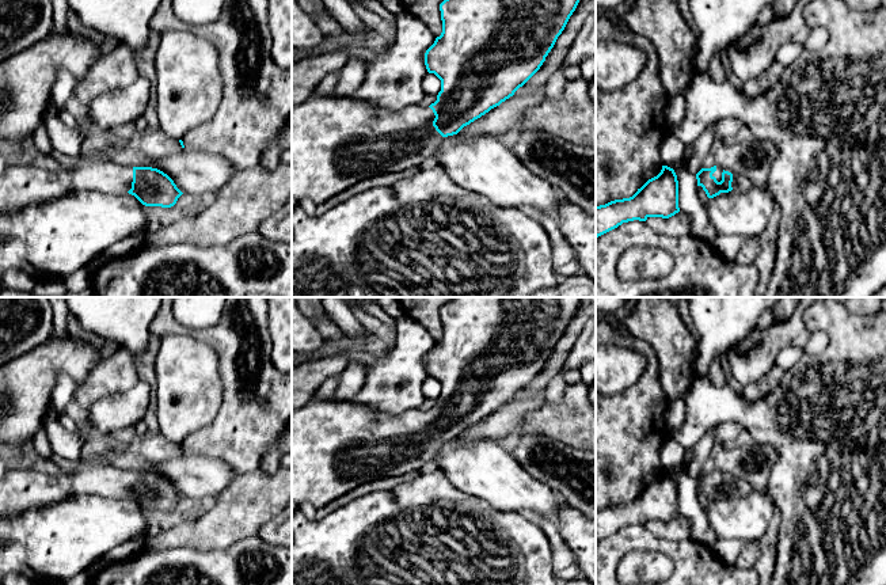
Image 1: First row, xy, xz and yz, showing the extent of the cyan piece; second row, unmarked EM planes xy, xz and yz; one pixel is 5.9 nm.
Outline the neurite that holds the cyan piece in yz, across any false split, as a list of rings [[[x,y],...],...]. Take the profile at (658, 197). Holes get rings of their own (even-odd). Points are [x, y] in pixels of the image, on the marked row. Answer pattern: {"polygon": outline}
{"polygon": [[[662,166],[661,172],[649,179],[632,197],[596,206],[596,236],[623,223],[646,221],[649,217],[669,219],[678,212],[677,175],[673,168]]]}

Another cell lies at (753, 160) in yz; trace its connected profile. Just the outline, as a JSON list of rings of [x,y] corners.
[[[725,143],[714,153],[716,167],[748,178],[754,186],[768,189],[768,176],[777,148],[773,143],[727,144]]]

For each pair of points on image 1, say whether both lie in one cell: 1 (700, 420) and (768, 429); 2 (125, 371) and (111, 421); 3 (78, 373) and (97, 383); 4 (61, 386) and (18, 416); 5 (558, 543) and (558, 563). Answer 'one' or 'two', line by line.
1: one
2: two
3: two
4: two
5: one

